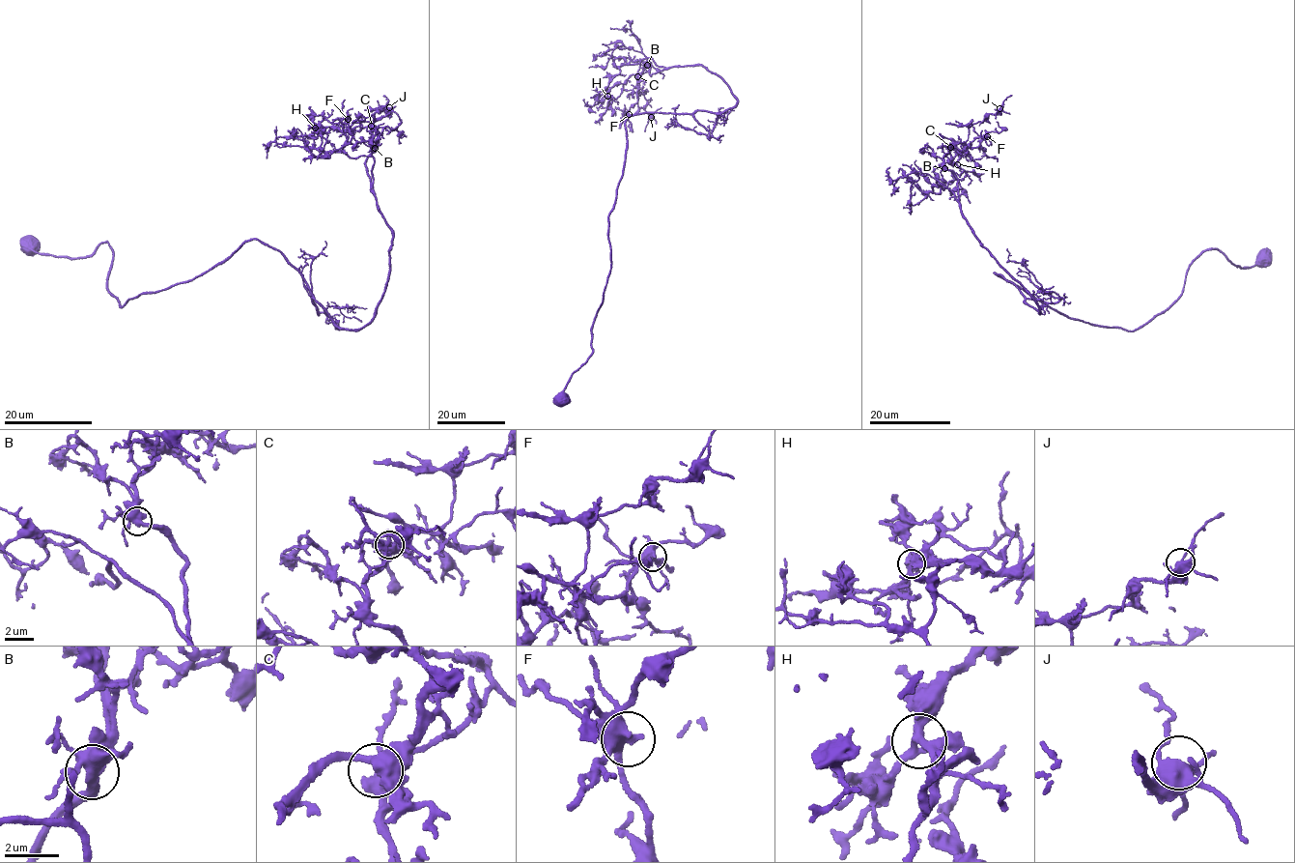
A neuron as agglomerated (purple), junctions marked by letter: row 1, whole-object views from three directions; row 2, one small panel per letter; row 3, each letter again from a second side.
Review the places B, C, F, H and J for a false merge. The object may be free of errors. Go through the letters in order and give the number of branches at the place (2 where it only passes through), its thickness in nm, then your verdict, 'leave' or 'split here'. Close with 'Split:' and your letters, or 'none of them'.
B: branches 5; calibre 460 nm; leave
C: branches 3; calibre 440 nm; leave
F: branches 5; calibre 500 nm; leave
H: branches 5; calibre 280 nm; leave
J: branches 5; calibre 480 nm; leave
Split: none of them

